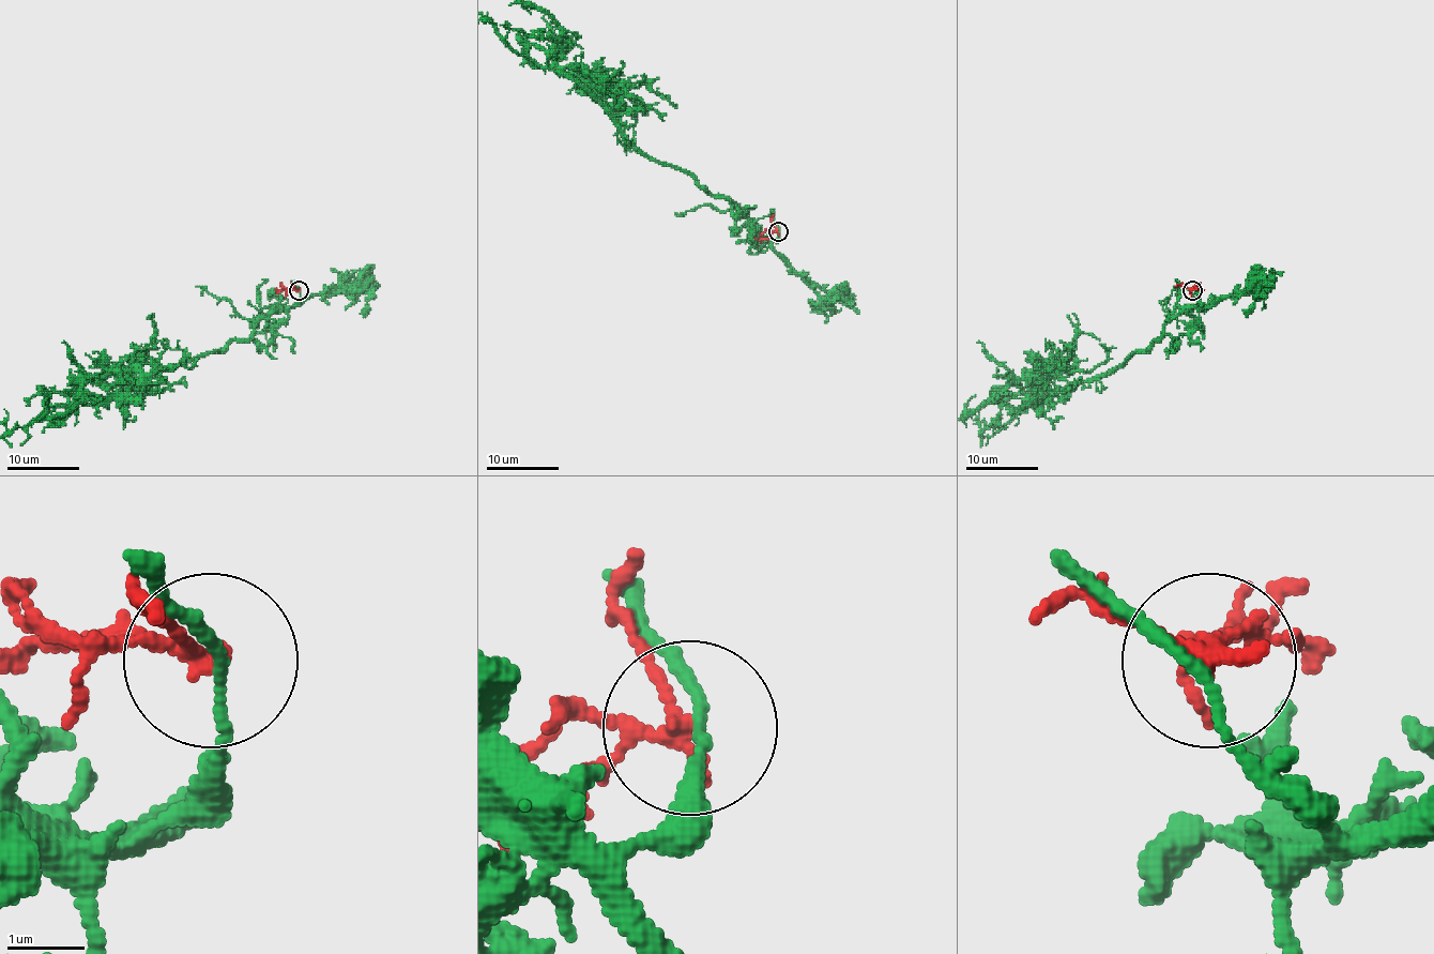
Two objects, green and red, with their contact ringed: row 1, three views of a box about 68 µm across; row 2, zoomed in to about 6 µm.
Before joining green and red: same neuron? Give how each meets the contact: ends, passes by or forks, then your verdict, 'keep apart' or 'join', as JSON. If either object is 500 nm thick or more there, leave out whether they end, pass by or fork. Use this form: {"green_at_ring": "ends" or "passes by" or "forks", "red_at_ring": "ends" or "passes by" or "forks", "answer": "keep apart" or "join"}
{"green_at_ring": "passes by", "red_at_ring": "forks", "answer": "keep apart"}

